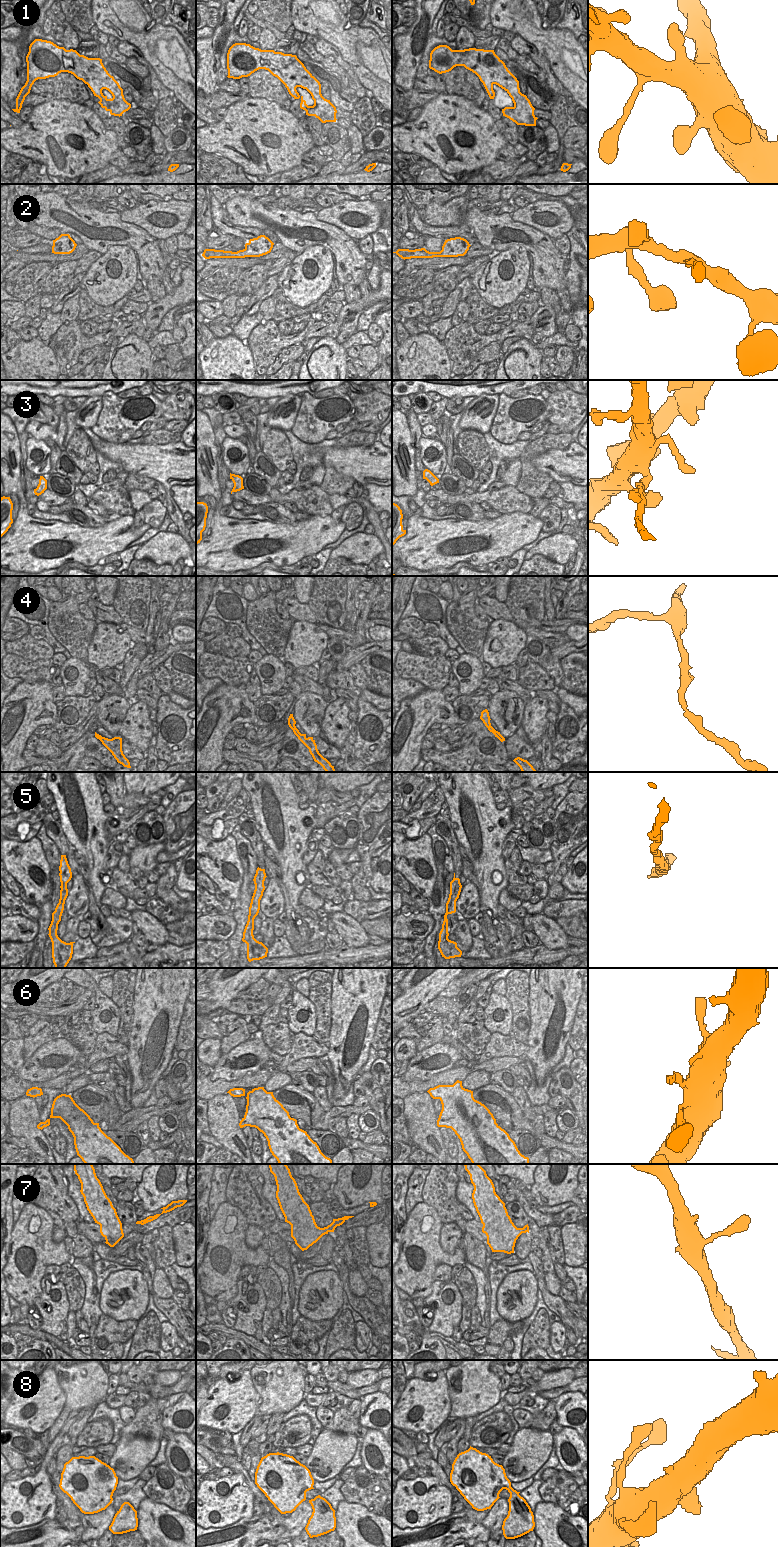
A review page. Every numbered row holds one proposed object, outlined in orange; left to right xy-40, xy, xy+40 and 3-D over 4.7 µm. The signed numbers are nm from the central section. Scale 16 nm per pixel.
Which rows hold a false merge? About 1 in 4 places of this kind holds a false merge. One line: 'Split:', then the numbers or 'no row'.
Split: 2, 3

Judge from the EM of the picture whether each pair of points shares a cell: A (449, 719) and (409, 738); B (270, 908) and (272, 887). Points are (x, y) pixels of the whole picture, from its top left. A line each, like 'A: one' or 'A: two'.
A: one
B: one

